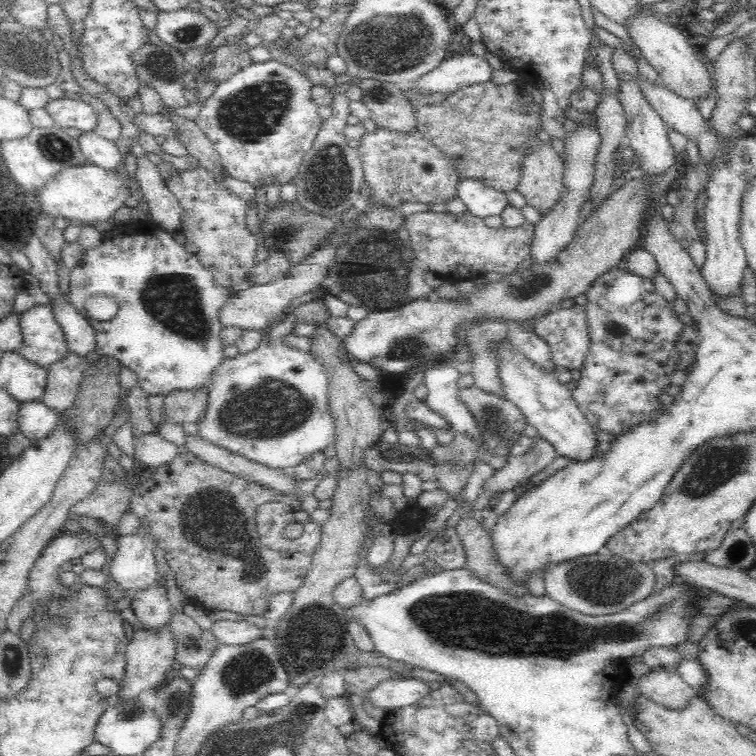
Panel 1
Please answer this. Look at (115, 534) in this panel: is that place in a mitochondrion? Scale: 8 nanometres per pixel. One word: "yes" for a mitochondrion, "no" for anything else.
no

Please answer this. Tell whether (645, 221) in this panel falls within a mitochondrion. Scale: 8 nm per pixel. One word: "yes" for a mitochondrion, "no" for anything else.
no

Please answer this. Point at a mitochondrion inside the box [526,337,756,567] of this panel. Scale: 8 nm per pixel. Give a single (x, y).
(711, 469)

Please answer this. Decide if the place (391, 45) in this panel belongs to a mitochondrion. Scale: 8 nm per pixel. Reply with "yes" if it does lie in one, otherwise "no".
yes

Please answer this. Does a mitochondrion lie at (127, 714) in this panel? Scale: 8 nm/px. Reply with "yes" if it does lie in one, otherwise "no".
yes

